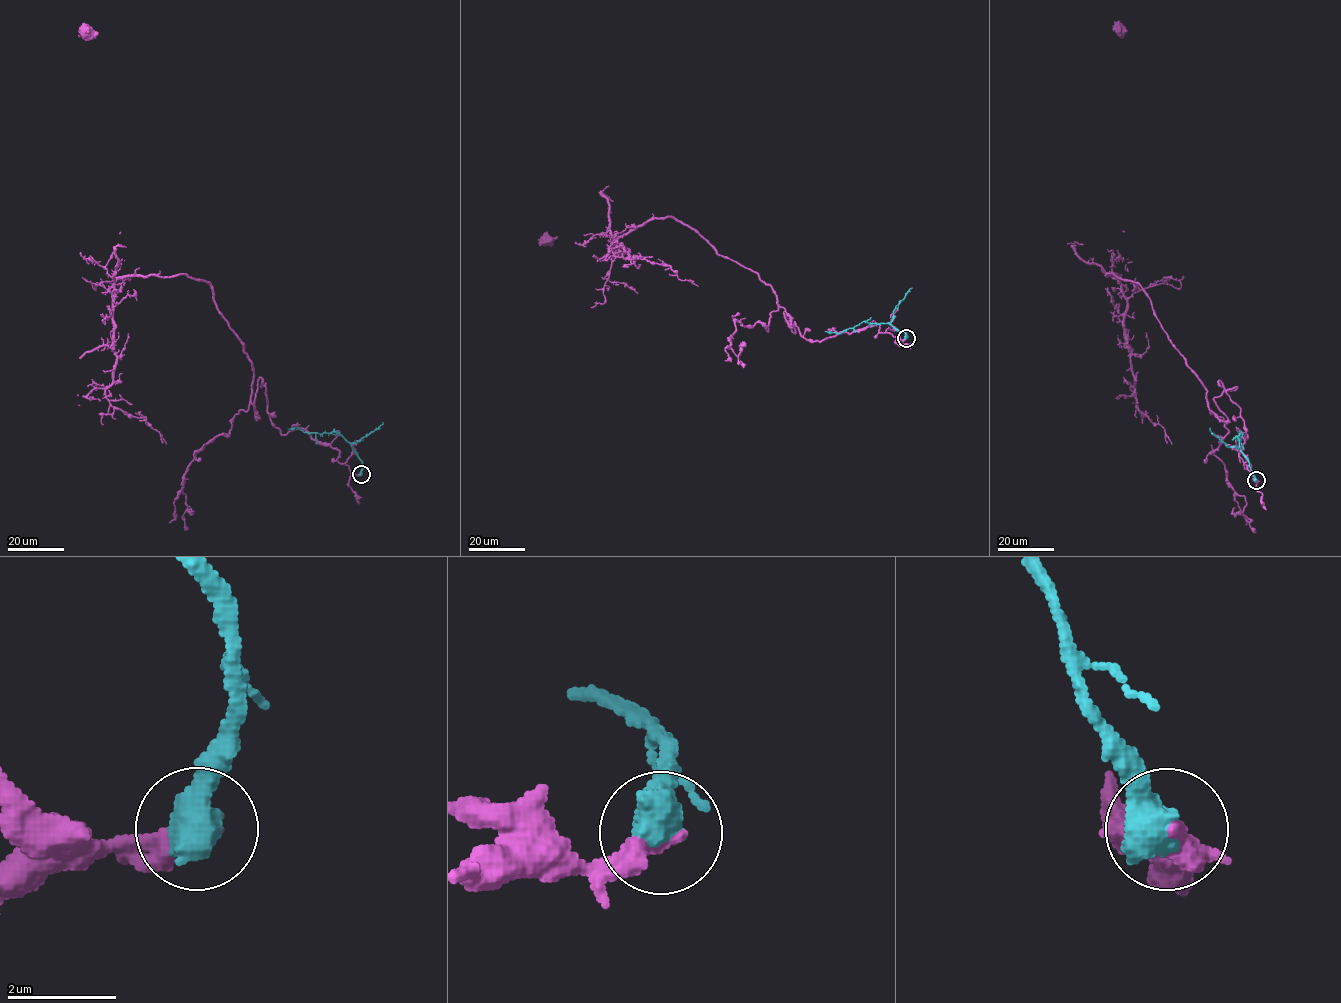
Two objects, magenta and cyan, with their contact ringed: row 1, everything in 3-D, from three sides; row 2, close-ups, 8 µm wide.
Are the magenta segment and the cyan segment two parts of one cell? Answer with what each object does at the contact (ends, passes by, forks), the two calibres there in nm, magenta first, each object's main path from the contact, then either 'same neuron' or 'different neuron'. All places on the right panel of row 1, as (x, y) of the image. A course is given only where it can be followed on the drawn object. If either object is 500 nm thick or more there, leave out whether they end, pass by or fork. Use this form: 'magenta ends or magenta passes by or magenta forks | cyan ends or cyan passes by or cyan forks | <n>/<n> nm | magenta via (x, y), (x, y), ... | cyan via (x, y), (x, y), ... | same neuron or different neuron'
400/750 nm | magenta via (1256, 480), (1237, 388), (1218, 382), (1219, 419), (1148, 294), (1105, 275), (1119, 29) | cyan via (1256, 480), (1248, 459), (1240, 449), (1238, 438), (1234, 437), (1243, 435), (1238, 432) | different neuron

